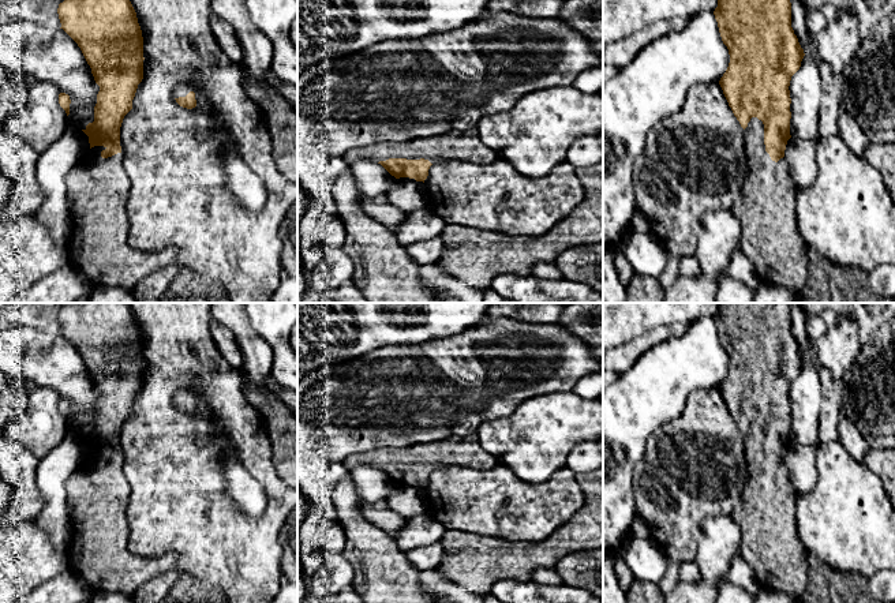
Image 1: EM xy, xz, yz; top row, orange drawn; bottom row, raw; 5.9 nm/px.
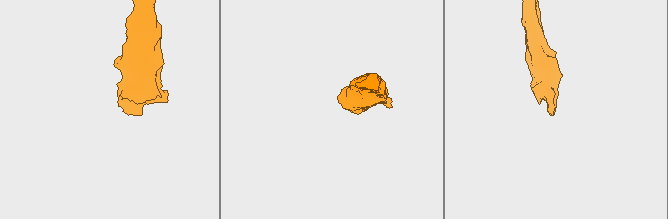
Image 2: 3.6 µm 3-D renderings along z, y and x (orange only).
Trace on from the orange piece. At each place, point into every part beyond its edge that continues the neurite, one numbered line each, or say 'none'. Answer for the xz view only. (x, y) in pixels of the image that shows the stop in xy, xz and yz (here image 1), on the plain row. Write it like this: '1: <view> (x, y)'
1: xz (467, 450)

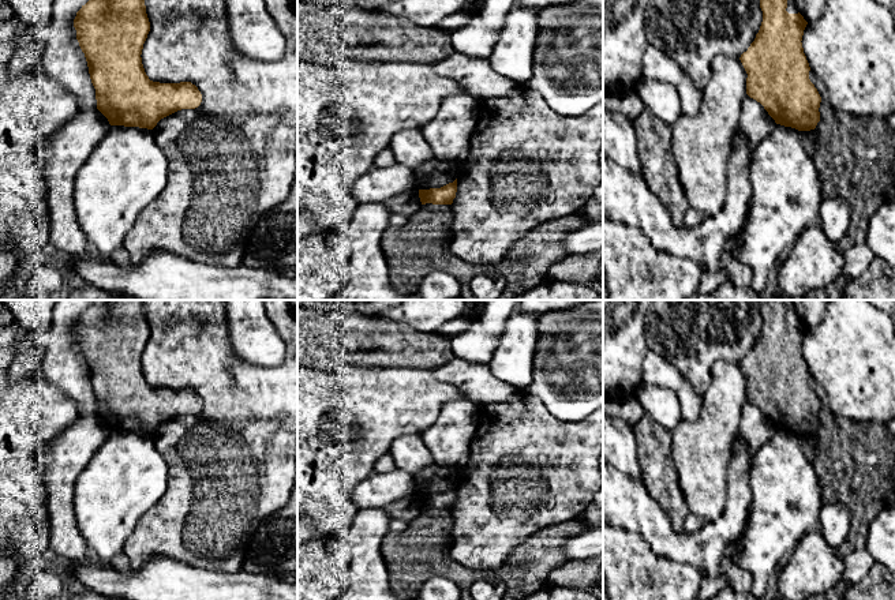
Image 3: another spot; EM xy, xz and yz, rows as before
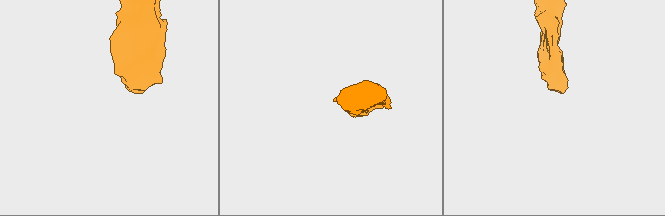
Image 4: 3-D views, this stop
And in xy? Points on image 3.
none

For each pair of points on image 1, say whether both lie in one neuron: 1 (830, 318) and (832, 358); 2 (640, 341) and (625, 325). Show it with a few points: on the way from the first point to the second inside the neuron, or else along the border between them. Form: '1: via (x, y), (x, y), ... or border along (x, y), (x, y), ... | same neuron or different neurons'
1: border along (839, 317), (828, 328) | different neurons
2: border along (666, 325), (655, 325), (617, 347) | different neurons

